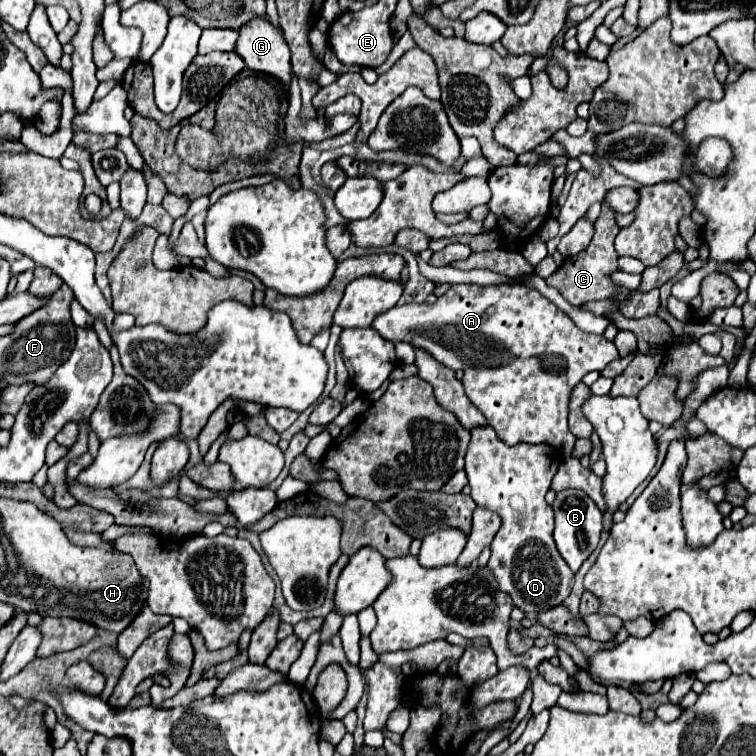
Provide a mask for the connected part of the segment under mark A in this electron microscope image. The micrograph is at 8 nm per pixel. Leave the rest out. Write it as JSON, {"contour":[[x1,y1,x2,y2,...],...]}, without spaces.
{"contour":[[451,284,451,288,439,296,435,304,411,302,405,306,393,306,375,318,371,328,375,328,381,338,387,338,393,344,413,344,415,348,431,354,443,366,463,370,461,382,467,398,487,418,489,426,505,444,515,446,519,442,545,442,559,448,563,456,571,456,575,446,575,436,567,428,571,390,587,372,601,372,609,362,617,360,619,354,613,342,607,342,603,336,579,330,567,314,557,312,559,308,553,302,523,284]]}

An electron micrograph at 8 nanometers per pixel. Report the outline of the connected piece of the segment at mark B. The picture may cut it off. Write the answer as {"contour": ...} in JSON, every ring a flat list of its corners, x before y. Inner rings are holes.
{"contour":[[561,490,561,492,557,492,551,508,555,512,553,538,555,538,555,544,557,544,557,550,559,550,561,558,569,564,569,568,573,572,577,572,579,566,589,558,589,554,599,544,599,536,601,536,601,530,603,530,603,524,601,524,603,514,599,512,595,502,583,490]]}

